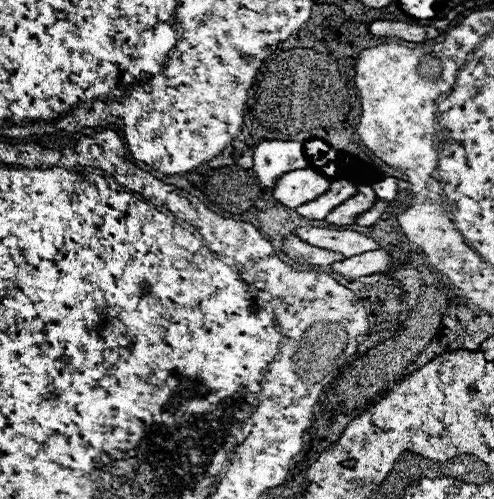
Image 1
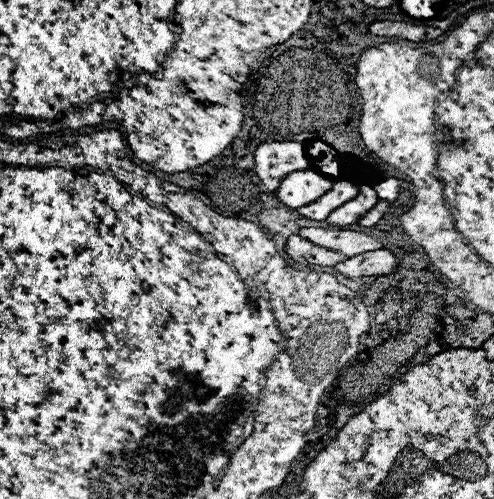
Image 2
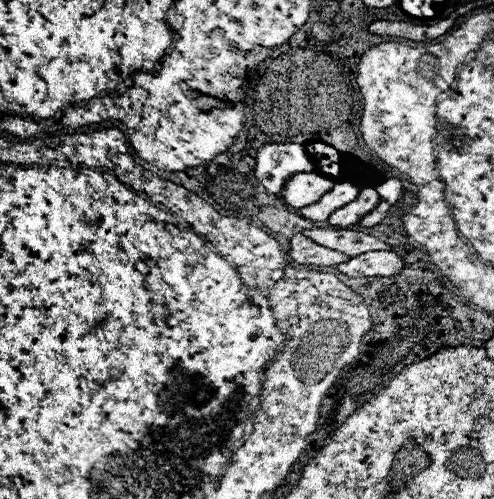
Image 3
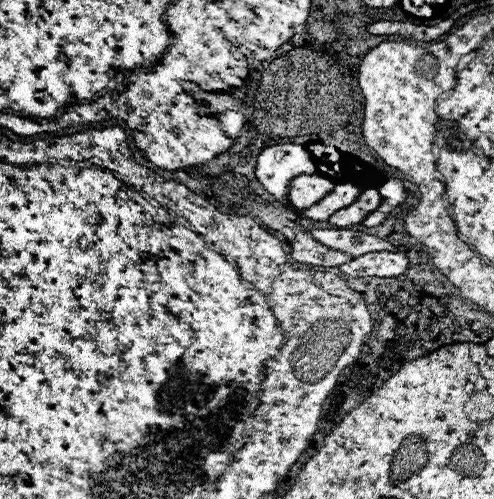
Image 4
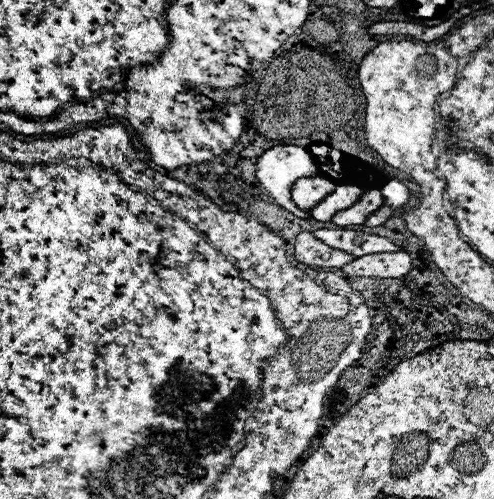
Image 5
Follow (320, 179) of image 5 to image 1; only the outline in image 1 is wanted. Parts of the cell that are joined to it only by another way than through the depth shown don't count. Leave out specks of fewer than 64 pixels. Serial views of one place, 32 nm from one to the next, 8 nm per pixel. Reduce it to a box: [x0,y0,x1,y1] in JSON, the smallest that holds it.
[270,168,330,208]

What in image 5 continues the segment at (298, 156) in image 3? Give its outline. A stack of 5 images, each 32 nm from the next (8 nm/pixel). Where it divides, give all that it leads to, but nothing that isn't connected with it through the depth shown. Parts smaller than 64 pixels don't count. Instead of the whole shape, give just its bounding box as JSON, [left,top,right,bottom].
[256,144,318,218]

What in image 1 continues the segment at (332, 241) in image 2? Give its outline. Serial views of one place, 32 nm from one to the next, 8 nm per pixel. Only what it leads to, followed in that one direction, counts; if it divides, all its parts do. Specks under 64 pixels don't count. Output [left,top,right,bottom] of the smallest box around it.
[294,226,380,258]

